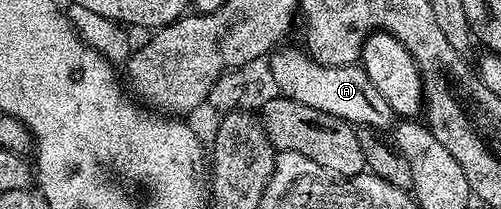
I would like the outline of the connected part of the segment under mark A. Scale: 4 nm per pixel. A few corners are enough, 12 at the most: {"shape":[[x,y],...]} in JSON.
{"shape":[[299,46],[271,52],[281,96],[364,129],[391,128],[363,66]]}

